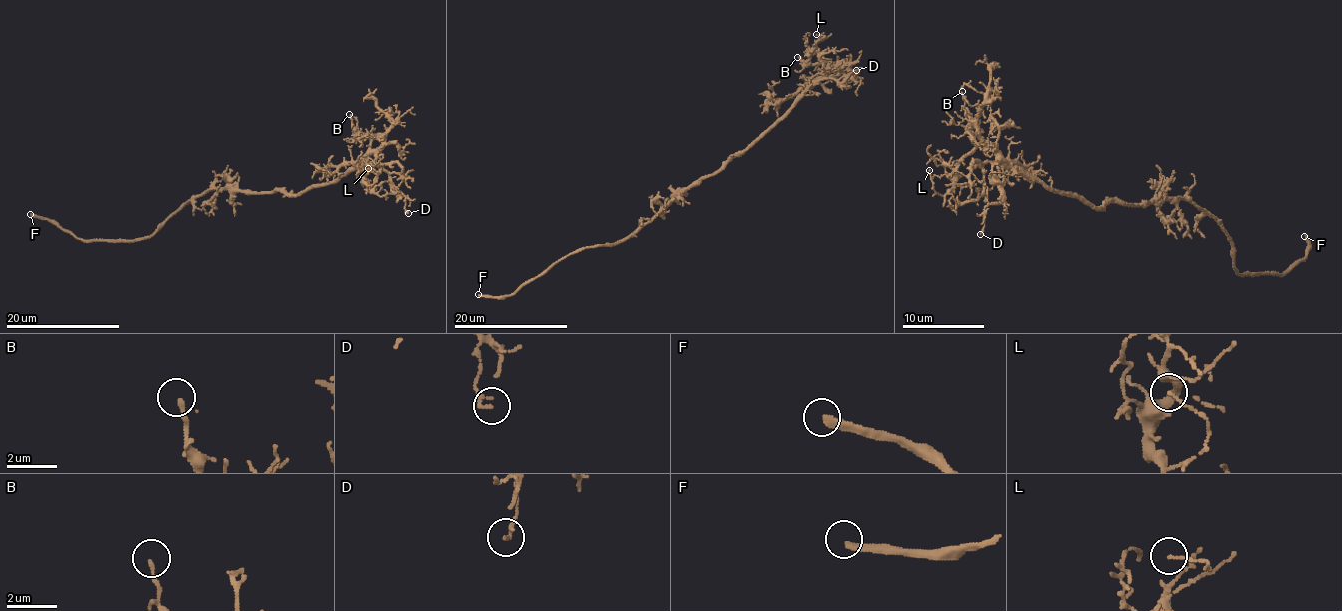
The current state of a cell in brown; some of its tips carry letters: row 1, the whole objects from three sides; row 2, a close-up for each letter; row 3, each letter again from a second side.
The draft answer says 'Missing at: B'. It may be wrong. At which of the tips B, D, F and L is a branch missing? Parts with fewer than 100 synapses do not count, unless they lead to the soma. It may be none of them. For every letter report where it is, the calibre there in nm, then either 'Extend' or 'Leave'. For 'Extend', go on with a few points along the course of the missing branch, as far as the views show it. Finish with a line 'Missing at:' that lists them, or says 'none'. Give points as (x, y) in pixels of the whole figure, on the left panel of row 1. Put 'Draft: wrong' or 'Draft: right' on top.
Draft: wrong
B: Place: (349, 114). Thickness 170 nm. Leave
D: Place: (408, 213). Thickness 140 nm. Leave
F: Place: (30, 214). Thickness 280 nm. Extend
L: Place: (368, 168). Thickness 110 nm. Leave
Missing at: F

